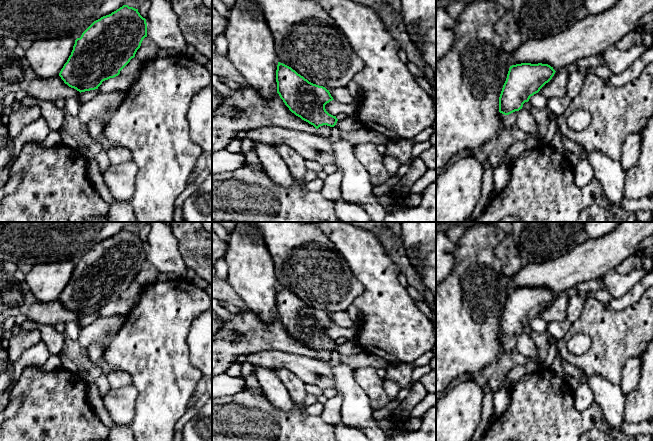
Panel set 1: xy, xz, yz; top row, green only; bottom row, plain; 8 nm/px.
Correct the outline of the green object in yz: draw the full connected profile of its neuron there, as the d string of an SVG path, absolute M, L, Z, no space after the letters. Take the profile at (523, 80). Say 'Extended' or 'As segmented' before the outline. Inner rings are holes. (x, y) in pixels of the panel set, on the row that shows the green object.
As segmented. M542 63L510 66L499 97L499 112L509 115L522 109L523 104L538 93L555 72L553 67Z

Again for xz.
As segmented. M280 62L277 65L276 82L277 93L289 110L296 116L313 125L316 129L323 125L330 127L336 125L338 121L336 116L329 114L325 109L325 105L334 100L329 90L325 87L309 82L291 67Z

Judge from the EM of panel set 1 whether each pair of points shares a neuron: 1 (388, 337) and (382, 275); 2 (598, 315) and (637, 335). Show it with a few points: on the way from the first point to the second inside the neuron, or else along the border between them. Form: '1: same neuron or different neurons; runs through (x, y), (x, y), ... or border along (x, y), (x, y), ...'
1: same neuron; runs through (388, 322), (388, 309), (382, 290)
2: same neuron; runs through (608, 321), (621, 334), (627, 334)

